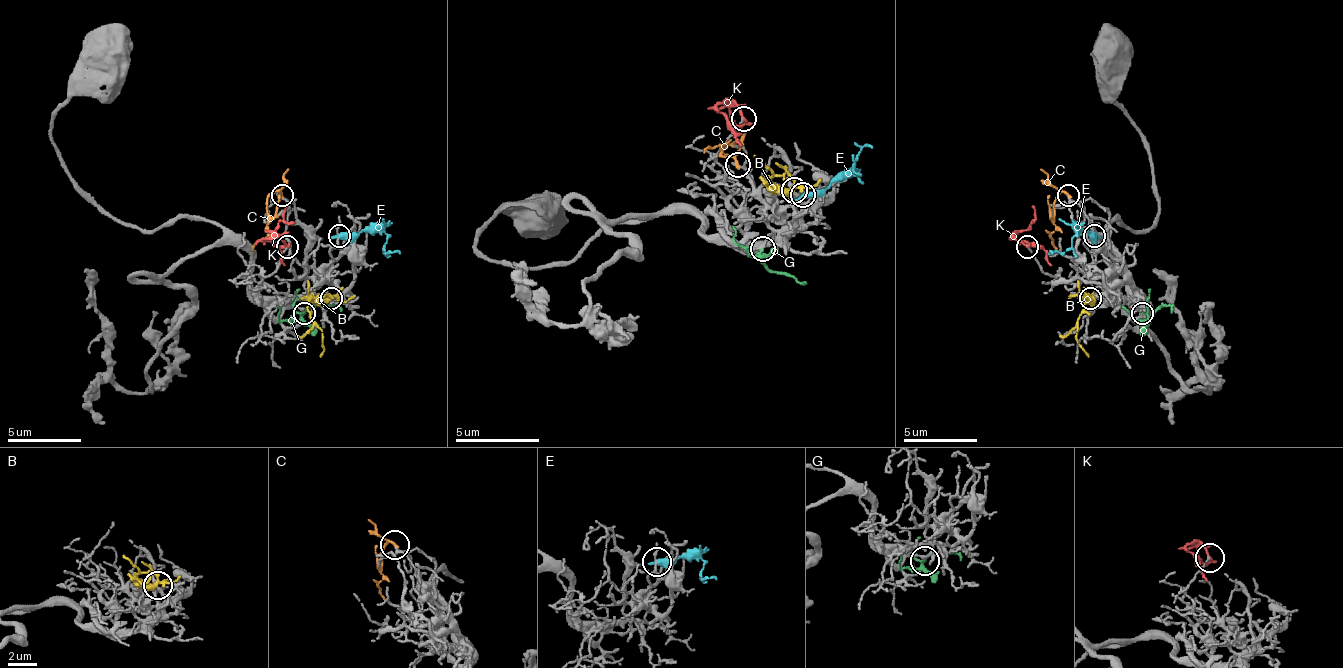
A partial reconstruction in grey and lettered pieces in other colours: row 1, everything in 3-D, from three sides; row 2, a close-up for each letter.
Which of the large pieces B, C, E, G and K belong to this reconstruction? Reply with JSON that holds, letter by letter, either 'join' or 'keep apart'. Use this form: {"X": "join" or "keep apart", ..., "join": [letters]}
{"B": "join", "C": "keep apart", "E": "keep apart", "G": "keep apart", "K": "keep apart", "join": ["B"]}

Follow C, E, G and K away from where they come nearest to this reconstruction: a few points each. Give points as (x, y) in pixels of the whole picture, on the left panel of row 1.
C: (281, 196), (266, 200), (270, 229), (251, 251)
E: (340, 236), (384, 233), (384, 247), (399, 251)
G: (303, 314), (314, 306), (343, 310)
K: (288, 247), (277, 236), (266, 240), (273, 244), (284, 266)

